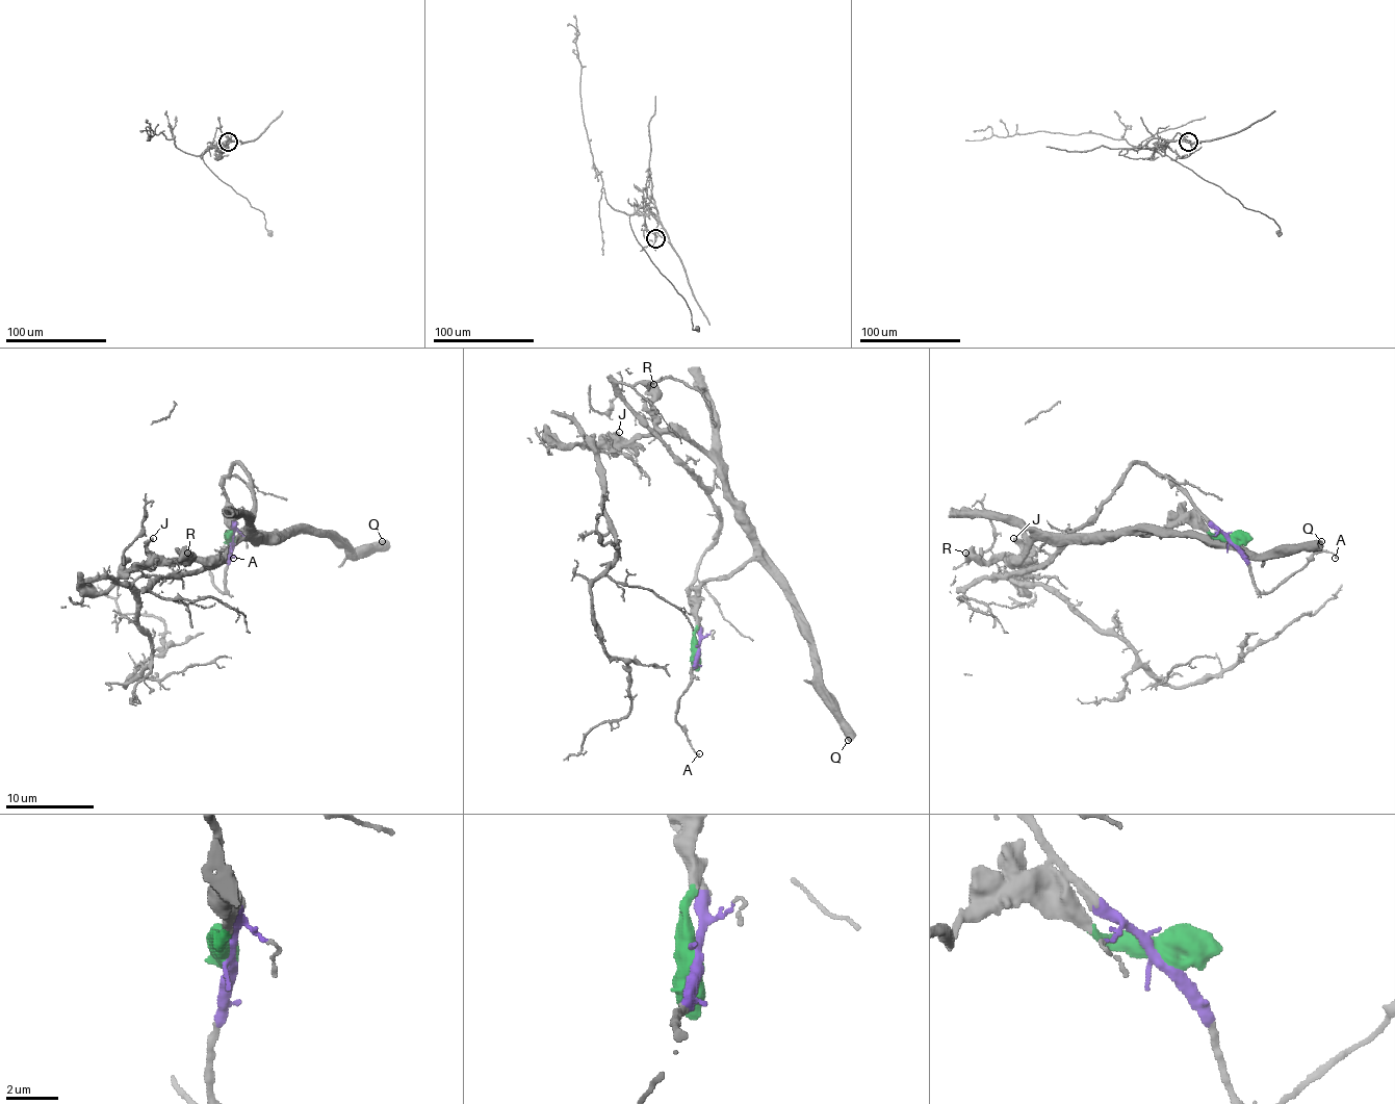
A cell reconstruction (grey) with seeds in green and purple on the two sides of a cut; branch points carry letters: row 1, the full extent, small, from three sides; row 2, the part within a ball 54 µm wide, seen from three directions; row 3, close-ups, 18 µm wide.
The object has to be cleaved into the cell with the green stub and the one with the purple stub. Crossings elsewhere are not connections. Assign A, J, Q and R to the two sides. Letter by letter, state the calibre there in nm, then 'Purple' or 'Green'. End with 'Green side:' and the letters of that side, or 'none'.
A: Thickness 120 nm. Purple
J: Thickness 360 nm. Green
Q: Thickness 550 nm. Green
R: Thickness 500 nm. Green
Green side: J, Q, R

